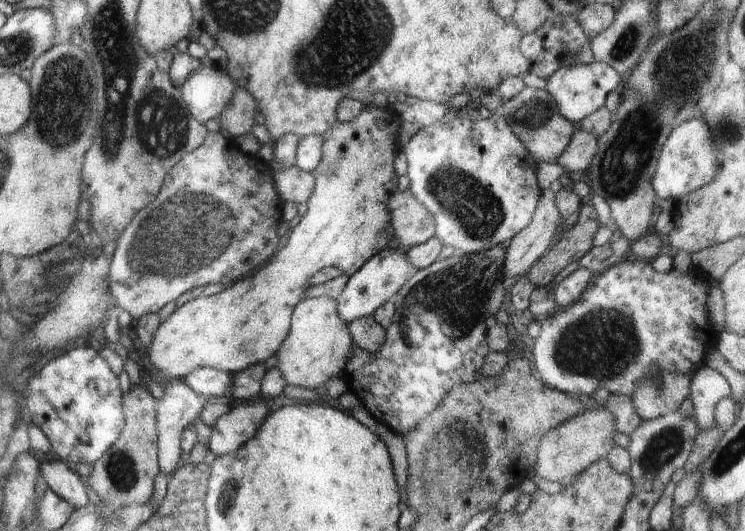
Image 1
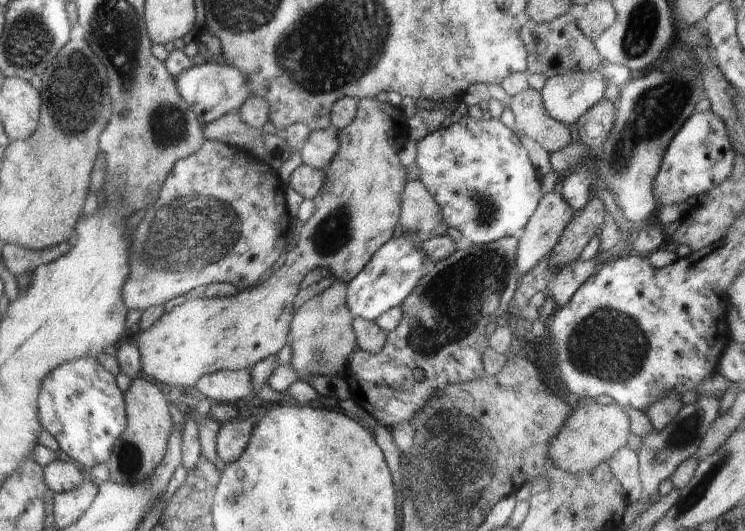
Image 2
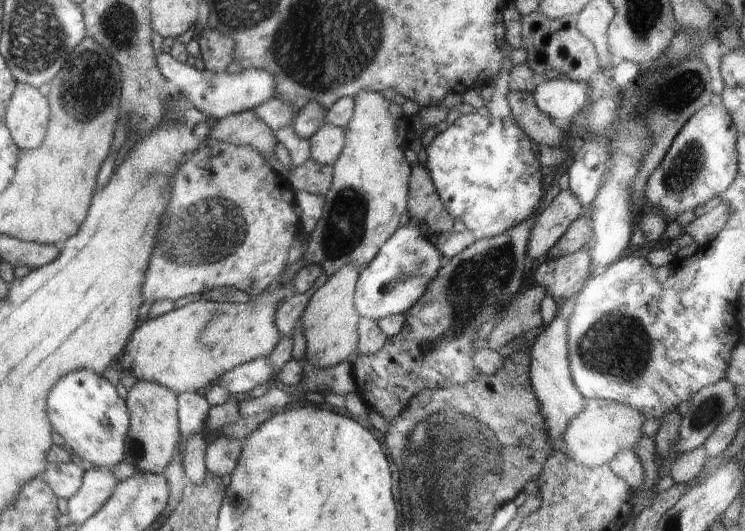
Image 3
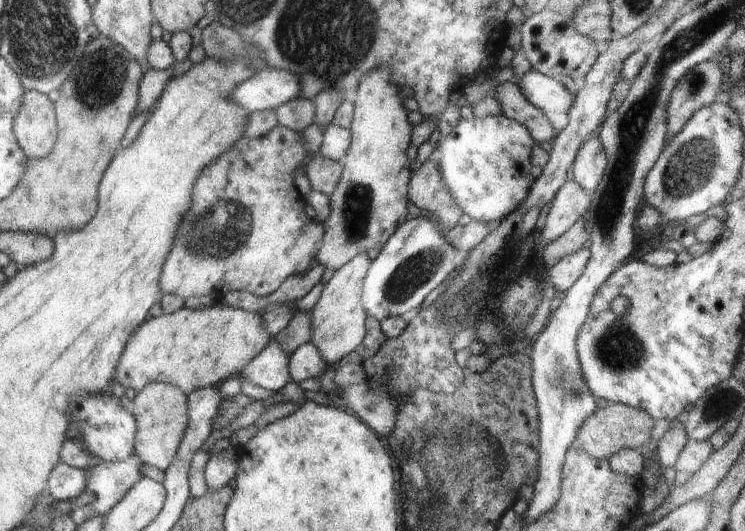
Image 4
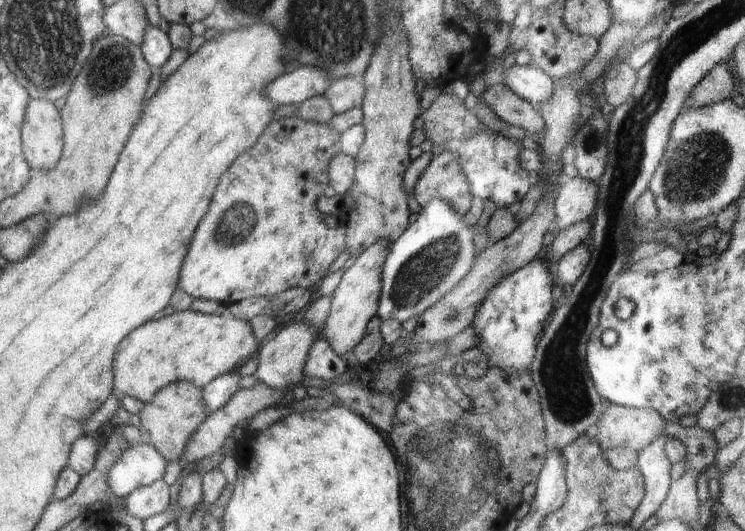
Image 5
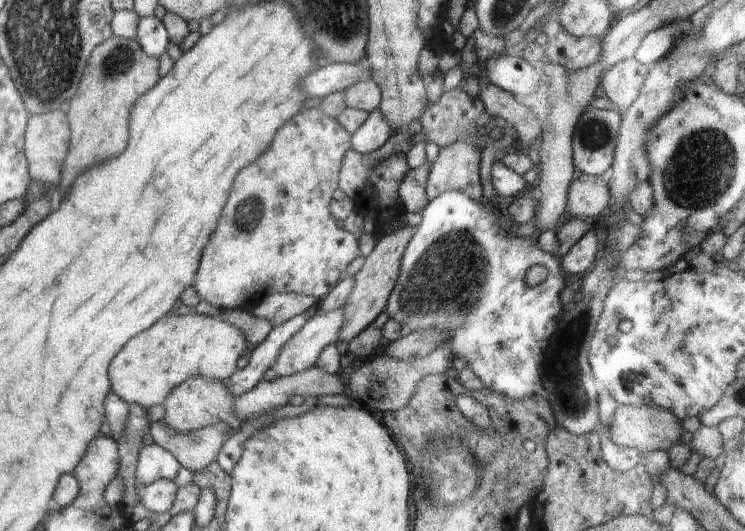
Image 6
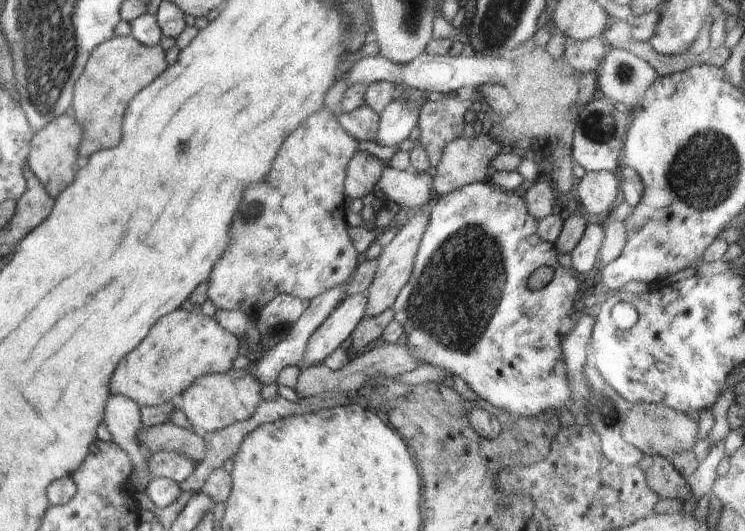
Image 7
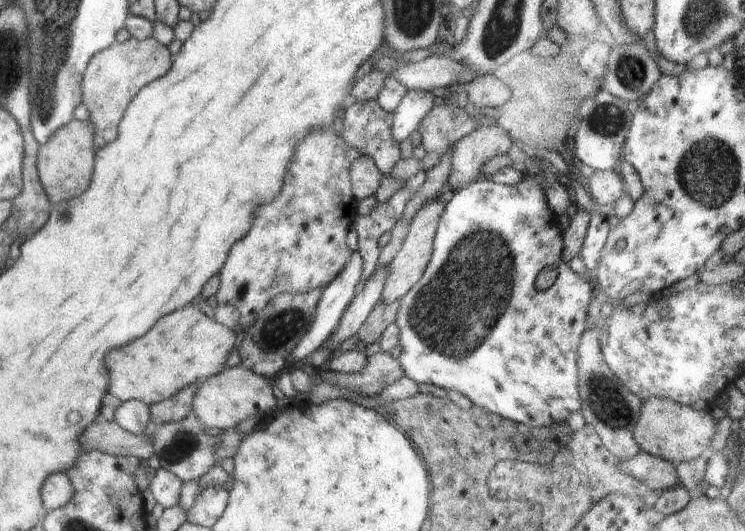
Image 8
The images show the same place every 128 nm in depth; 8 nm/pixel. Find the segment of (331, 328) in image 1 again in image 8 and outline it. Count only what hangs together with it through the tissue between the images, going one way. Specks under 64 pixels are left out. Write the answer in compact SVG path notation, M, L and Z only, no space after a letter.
M434 199L432 202L425 202L420 210L417 210L415 216L412 217L410 230L408 230L408 234L402 242L400 252L392 258L392 262L388 265L388 276L386 276L386 284L384 284L380 300L384 304L390 304L401 299L418 282L418 279L422 278L422 274L424 274L428 262L430 262L432 250L434 250L434 237L444 208L446 208L446 204Z

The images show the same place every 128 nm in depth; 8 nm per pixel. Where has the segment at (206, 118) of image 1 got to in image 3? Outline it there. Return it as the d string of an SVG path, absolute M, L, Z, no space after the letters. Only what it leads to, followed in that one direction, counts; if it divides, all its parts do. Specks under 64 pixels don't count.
M160 52L156 56L158 68L164 78L170 82L179 94L186 96L194 108L198 108L202 114L208 114L214 120L226 118L231 114L238 114L242 111L254 110L262 102L276 98L276 80L274 76L266 70L243 69L240 72L229 74L226 72L198 71L188 63L181 63L174 60L170 53Z

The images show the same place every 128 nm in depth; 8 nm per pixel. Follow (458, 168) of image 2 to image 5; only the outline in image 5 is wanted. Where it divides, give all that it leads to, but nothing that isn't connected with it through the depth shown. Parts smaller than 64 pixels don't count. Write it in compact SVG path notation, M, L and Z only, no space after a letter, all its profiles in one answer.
M490 130L454 144L453 151L468 180L471 196L492 201L497 208L515 207L532 186L529 172L520 163L519 155L523 147L523 140L510 139Z

